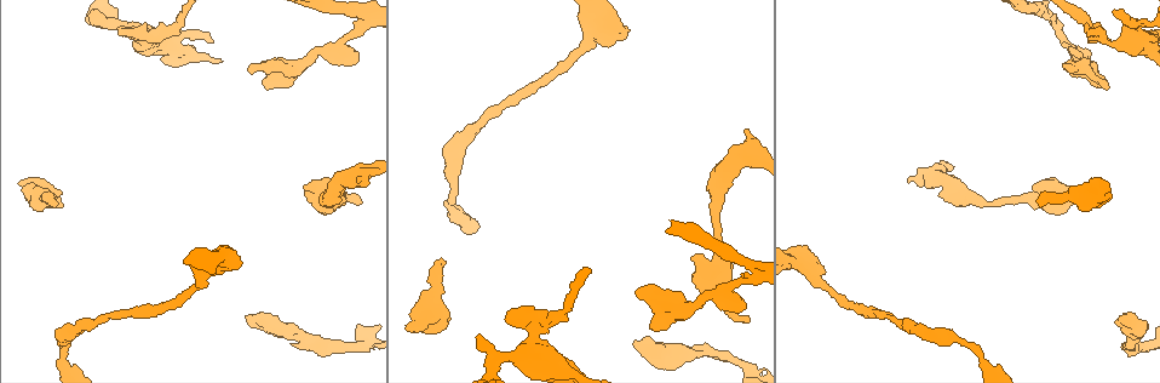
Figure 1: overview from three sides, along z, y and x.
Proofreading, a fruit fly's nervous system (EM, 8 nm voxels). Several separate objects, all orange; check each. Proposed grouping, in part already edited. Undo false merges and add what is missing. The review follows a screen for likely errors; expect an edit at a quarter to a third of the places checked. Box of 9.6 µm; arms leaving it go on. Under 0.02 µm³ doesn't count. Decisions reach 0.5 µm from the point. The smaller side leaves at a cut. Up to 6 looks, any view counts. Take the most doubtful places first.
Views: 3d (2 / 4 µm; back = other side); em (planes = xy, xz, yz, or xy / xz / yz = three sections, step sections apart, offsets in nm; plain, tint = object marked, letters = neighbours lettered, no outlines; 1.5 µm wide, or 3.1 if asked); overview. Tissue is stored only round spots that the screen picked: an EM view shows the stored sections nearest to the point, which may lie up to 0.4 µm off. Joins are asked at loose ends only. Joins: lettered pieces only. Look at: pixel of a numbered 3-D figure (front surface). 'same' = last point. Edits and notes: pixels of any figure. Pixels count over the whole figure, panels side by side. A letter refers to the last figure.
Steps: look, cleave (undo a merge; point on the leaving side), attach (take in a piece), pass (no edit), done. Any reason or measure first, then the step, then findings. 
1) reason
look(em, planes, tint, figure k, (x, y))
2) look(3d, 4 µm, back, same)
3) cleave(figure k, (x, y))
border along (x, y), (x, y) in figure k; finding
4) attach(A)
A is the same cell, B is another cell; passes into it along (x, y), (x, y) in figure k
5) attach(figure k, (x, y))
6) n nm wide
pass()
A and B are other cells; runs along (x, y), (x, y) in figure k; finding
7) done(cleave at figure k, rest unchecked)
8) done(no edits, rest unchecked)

branch stops here
look(em, planes, tint, figure 1, (357, 181))

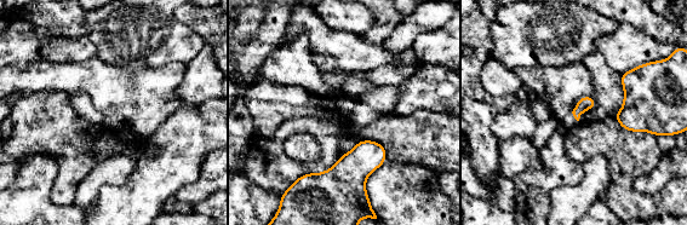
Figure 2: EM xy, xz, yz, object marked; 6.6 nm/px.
see the neighbours
look(em, planes, letters, same)

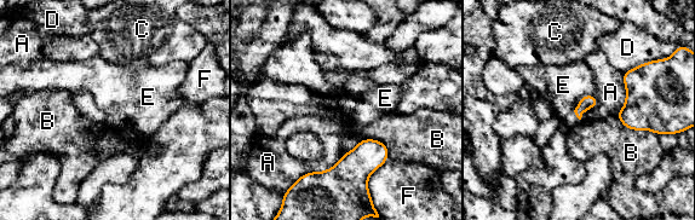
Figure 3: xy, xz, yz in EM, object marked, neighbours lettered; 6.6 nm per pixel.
pass()
A, B, C, D, E and F are other cells; border along (344, 154), (329, 168), (297, 179) in figure 3; no lettered piece goes on from it

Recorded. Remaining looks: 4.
an open end
look(3d, 2 µm, figure 1, (359, 204))

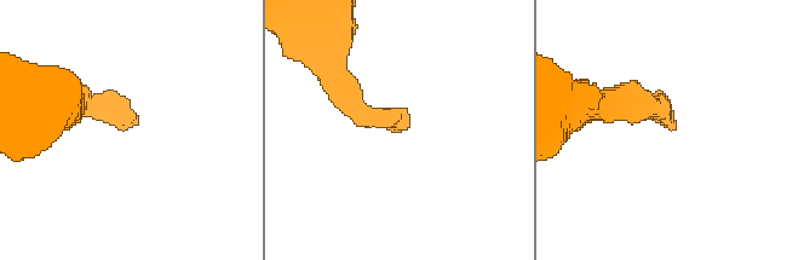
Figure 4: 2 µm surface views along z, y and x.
look(em, planes, plain, figure 4, (409, 115))

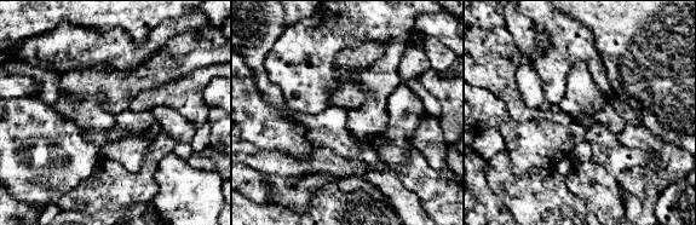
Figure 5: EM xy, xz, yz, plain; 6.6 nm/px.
what lies round it
look(em, planes, letters, same)

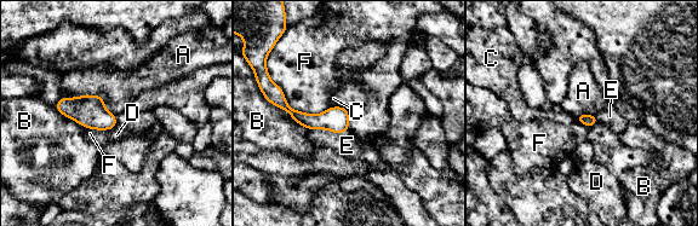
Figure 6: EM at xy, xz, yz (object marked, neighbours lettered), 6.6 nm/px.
F touches over 420 nm
attach(E)
E is the same cell, A, B, C, D and F are other cells; the neuron continues

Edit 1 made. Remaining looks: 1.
done(attach at figure 6, rest unchecked)

